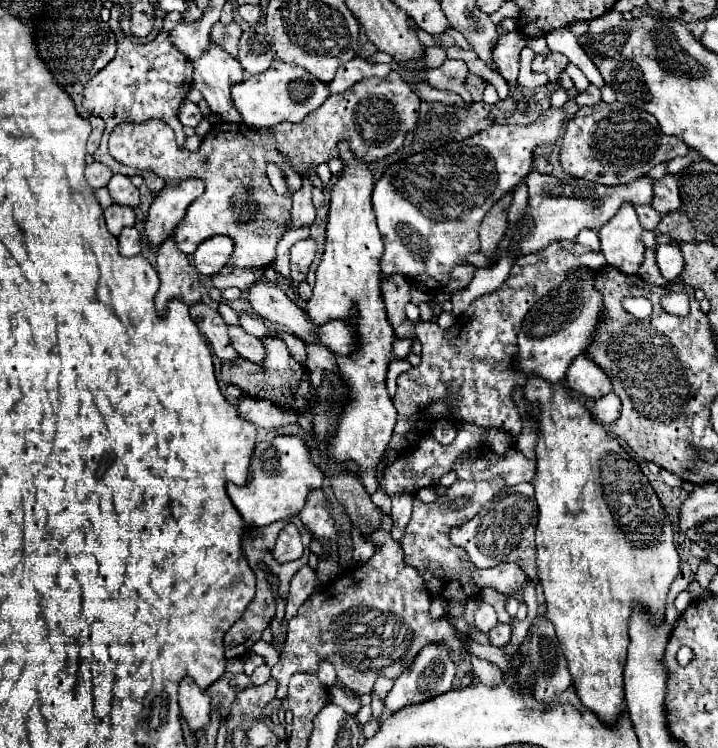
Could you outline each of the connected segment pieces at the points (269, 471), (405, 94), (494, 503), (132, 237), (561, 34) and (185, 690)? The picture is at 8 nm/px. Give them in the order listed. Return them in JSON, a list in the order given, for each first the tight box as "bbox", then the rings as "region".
[{"bbox":[226,434,322,526],"region":[[[288,434],[256,444],[252,458],[252,480],[248,484],[226,484],[228,496],[246,526],[268,526],[272,522],[296,516],[304,508],[308,494],[316,488],[322,488],[322,472],[310,462],[306,442],[300,436]]]},{"bbox":[272,70,418,174],"region":[[[392,70],[384,78],[360,80],[344,94],[330,94],[328,100],[320,108],[316,108],[312,116],[306,116],[300,124],[276,124],[272,132],[276,136],[276,148],[286,154],[296,172],[302,174],[310,166],[318,166],[338,156],[336,146],[340,140],[346,140],[352,152],[366,162],[376,162],[396,152],[404,144],[406,134],[414,128],[418,120],[418,110],[418,94],[398,72]]]},{"bbox":[450,482,538,582],"region":[[[522,482],[518,486],[506,486],[472,520],[452,528],[450,540],[456,546],[464,548],[478,568],[492,568],[498,562],[516,562],[528,574],[530,580],[538,582],[536,542],[534,542],[536,520],[538,520],[538,504],[534,498],[534,486],[530,482]]]},{"bbox":[118,226,144,256],"region":[[[128,226],[118,236],[118,242],[120,242],[120,254],[122,256],[134,256],[134,254],[138,254],[142,250],[144,236],[142,236],[142,232],[138,228]]]},{"bbox":[546,28,606,88],"region":[[[558,28],[556,32],[550,32],[546,36],[546,42],[548,42],[548,48],[552,52],[564,54],[572,64],[576,64],[594,86],[598,86],[598,88],[606,86],[602,74],[598,72],[598,68],[594,66],[594,62],[586,56],[586,52],[580,48],[576,36],[568,28]]]},{"bbox":[178,676,212,732],"region":[[[184,676],[180,682],[178,702],[180,702],[182,716],[188,720],[188,726],[192,732],[196,732],[208,724],[212,698],[210,698],[208,690],[198,688],[190,676]]]}]

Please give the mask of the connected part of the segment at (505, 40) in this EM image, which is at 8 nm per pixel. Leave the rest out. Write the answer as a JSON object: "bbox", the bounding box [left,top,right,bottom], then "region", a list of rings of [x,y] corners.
{"bbox":[494,32,526,110],"region":[[[508,32],[498,38],[498,44],[494,48],[494,62],[498,66],[498,72],[510,84],[512,98],[518,102],[520,110],[526,106],[526,100],[518,90],[516,78],[518,78],[518,56],[524,46],[526,46],[526,38],[520,36],[520,32]]]}

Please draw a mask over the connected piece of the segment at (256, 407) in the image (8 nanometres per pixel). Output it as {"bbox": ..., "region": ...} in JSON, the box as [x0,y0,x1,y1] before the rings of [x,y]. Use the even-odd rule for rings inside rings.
{"bbox":[238,396,298,428],"region":[[[242,396],[238,400],[238,416],[260,428],[282,428],[298,422],[298,414],[276,408],[270,400]]]}

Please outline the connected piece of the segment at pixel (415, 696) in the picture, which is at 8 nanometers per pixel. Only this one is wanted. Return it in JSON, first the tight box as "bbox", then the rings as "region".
{"bbox":[386,642,456,712],"region":[[[444,642],[426,644],[424,648],[420,648],[420,652],[412,660],[412,664],[396,678],[394,688],[386,696],[386,708],[390,712],[396,712],[396,710],[400,710],[408,704],[418,704],[418,702],[432,700],[434,696],[440,696],[440,694],[444,694],[452,688],[454,676],[456,676],[456,664],[452,660],[452,652],[444,646]]]}

